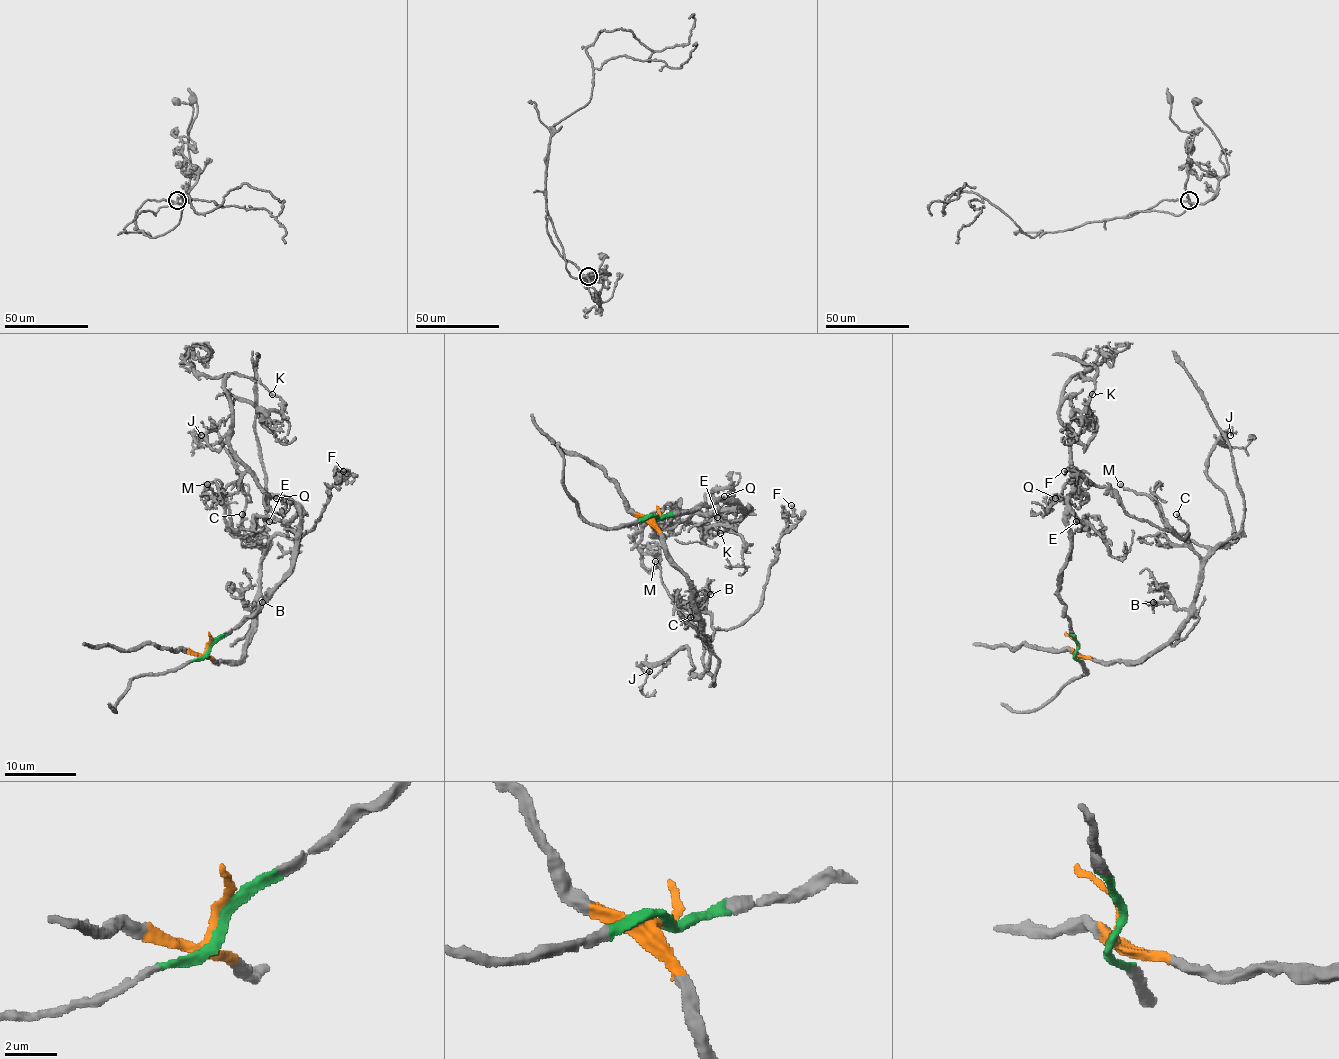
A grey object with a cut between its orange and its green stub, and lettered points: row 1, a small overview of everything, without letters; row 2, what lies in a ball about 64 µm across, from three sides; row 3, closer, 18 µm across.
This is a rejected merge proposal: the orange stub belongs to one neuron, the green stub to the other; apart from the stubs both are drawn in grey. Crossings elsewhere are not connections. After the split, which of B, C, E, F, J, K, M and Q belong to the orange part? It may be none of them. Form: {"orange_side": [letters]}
{"orange_side": ["B", "C", "F", "J", "M"]}

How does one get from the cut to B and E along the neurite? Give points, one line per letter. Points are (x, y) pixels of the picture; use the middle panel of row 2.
B: (655, 517), (655, 528), (664, 555), (691, 585), (700, 629), (693, 596), (700, 589), (711, 594)
E: (657, 517), (695, 511), (716, 499), (734, 501), (743, 510), (732, 528), (716, 517)

